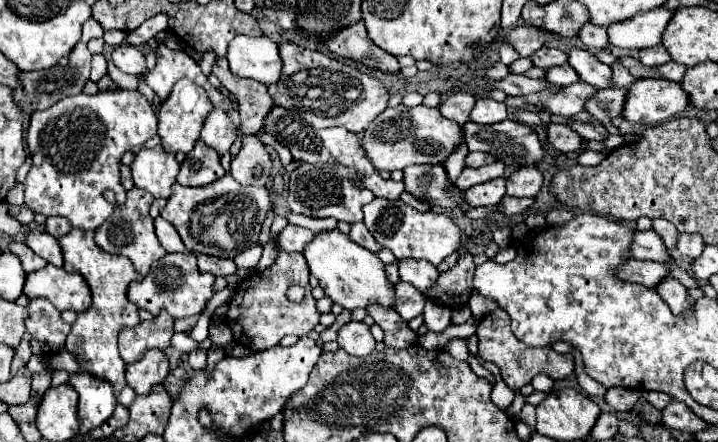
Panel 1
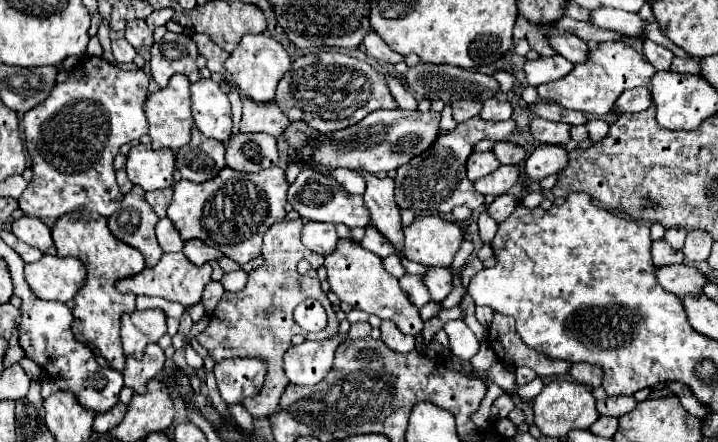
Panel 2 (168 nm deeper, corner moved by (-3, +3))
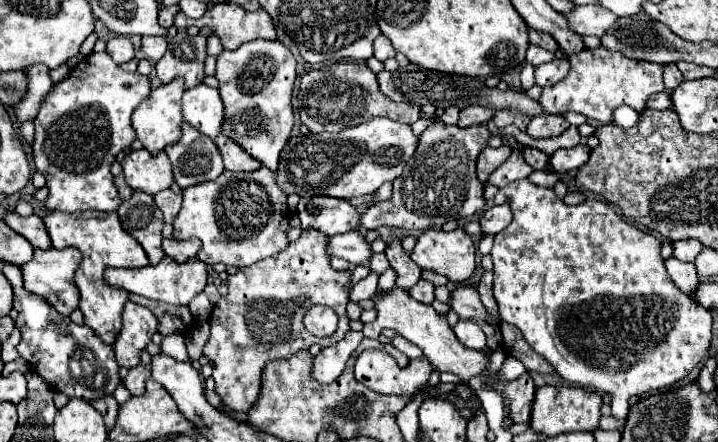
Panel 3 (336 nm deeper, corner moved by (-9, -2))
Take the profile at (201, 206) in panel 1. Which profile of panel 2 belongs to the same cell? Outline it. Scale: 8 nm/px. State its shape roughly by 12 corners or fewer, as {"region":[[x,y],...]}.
{"region":[[279,166],[181,180],[167,216],[237,264],[285,220]]}

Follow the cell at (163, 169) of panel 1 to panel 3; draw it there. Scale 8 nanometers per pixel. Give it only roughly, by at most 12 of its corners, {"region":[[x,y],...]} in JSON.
{"region":[[131,151],[121,165],[127,185],[149,195],[175,181],[165,151]]}

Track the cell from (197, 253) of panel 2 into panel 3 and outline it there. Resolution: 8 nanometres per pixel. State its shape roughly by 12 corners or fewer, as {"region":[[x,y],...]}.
{"region":[[163,239],[163,251],[177,263],[195,259],[199,239]]}

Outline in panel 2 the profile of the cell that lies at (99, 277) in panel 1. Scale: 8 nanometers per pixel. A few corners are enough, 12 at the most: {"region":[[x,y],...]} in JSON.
{"region":[[65,214],[51,226],[59,256],[87,268],[75,338],[123,372],[119,322],[135,294],[115,282],[145,268],[107,218]]}

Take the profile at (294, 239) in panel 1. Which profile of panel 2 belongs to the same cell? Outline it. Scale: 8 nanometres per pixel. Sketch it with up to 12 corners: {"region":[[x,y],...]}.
{"region":[[307,222],[301,240],[327,256],[339,242],[333,224]]}

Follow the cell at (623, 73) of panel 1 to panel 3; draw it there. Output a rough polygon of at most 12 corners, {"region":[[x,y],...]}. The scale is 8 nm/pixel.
{"region":[[605,47],[571,55],[543,89],[547,113],[611,123],[665,89],[659,63]]}

